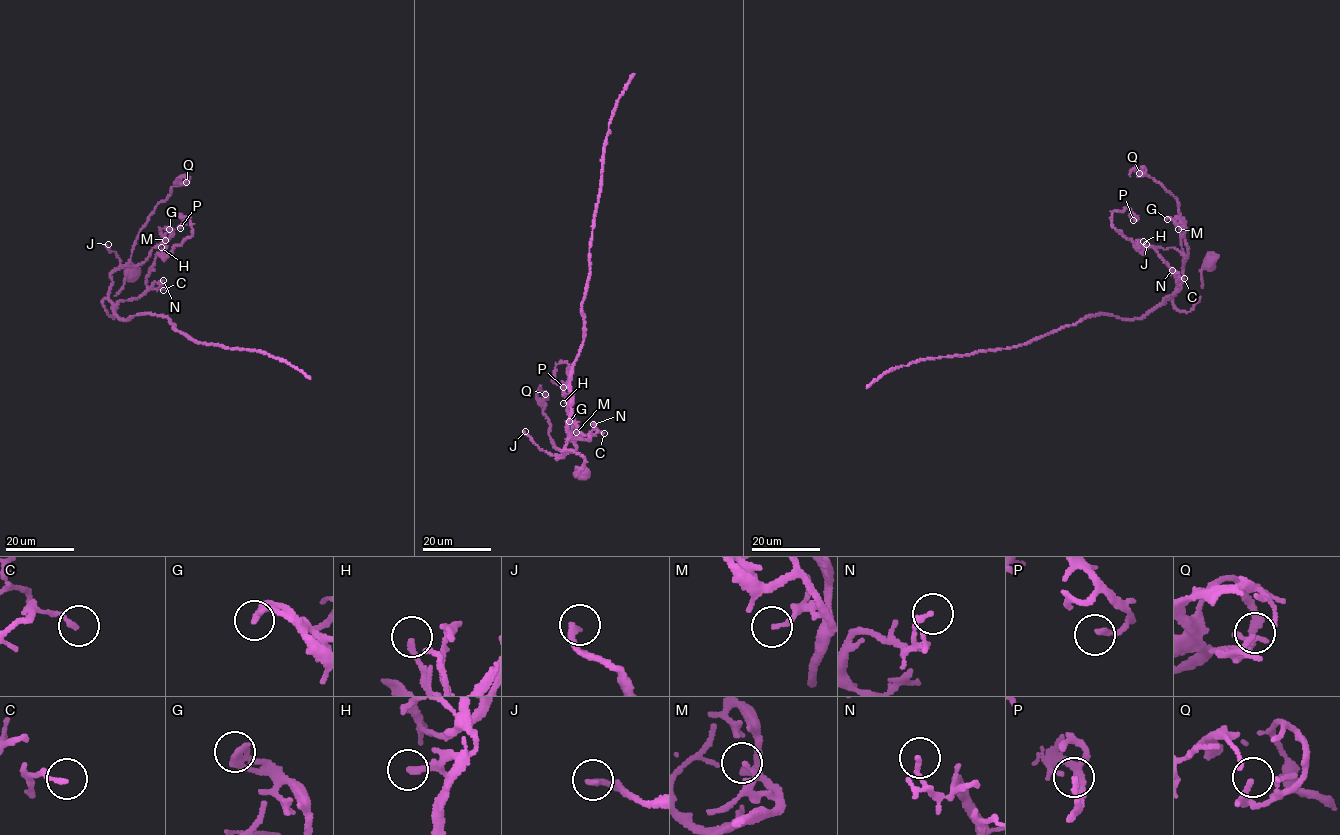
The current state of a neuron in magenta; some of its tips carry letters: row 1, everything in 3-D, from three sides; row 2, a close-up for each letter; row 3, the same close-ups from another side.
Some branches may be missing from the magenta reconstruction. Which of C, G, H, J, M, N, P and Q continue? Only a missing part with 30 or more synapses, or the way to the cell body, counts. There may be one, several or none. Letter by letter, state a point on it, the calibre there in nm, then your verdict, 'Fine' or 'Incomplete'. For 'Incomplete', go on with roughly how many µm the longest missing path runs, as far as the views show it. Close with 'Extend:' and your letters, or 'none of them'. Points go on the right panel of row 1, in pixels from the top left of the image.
C: Place: (1184, 278). Thickness 150 nm. Fine
G: Place: (1167, 219). Thickness 360 nm. Fine
H: Place: (1143, 241). Thickness 190 nm. Fine
J: Place: (1146, 244). Thickness 240 nm. Fine
M: Place: (1178, 229). Thickness 140 nm. Fine
N: Place: (1172, 270). Thickness 170 nm. Fine
P: Place: (1133, 220). Thickness 180 nm. Fine
Q: Place: (1139, 173). Thickness 120 nm. Fine
Extend: none of them

